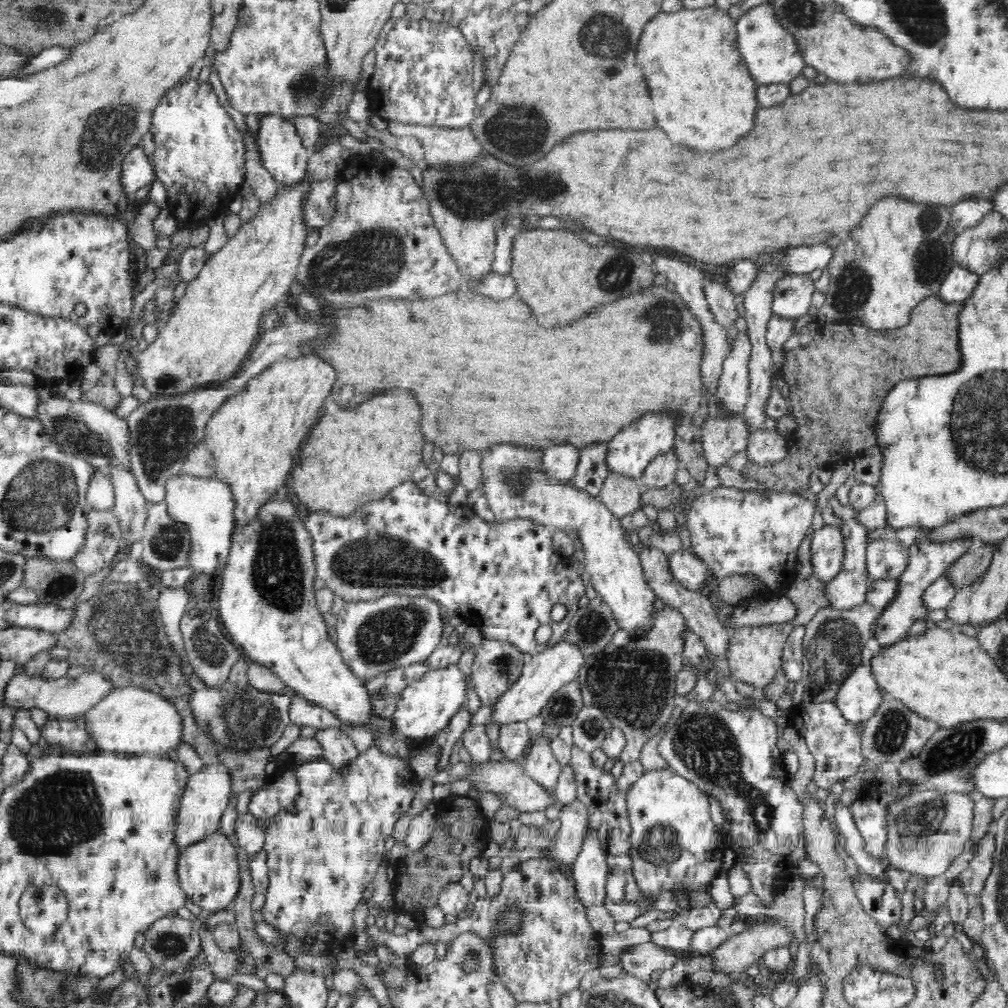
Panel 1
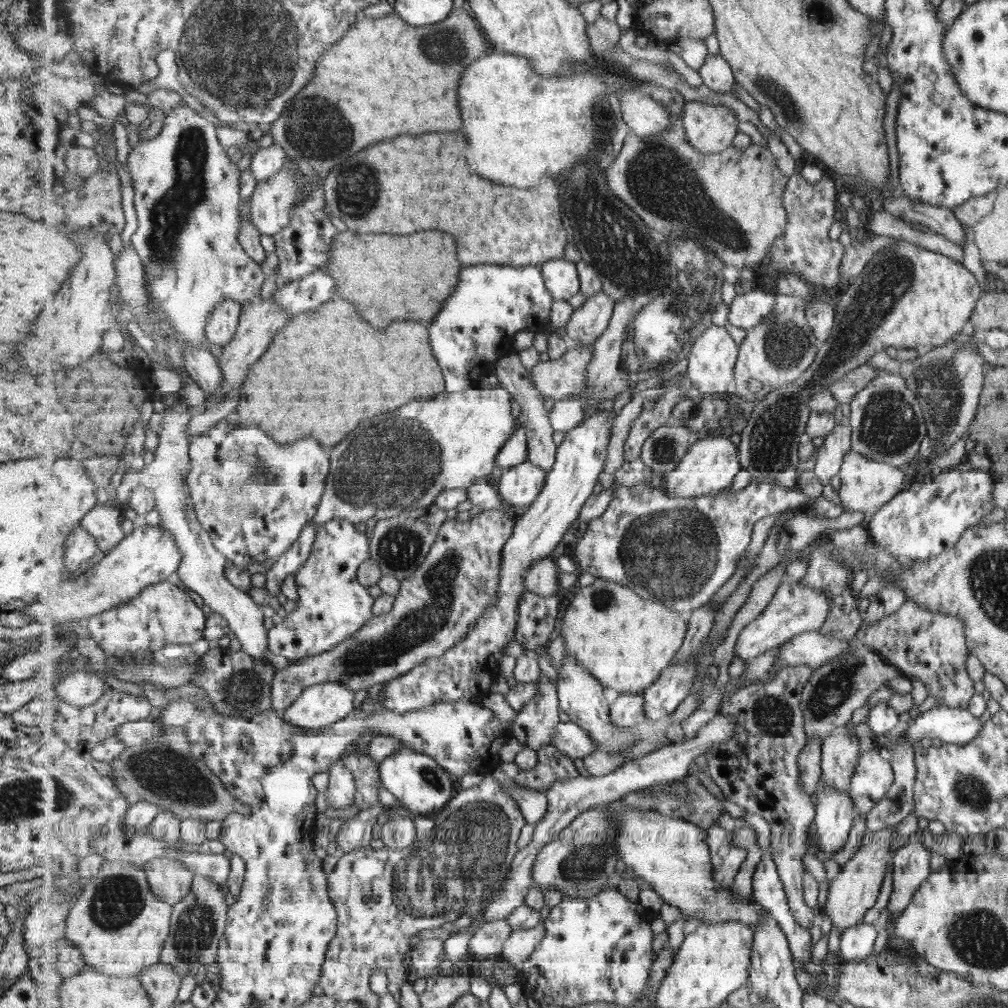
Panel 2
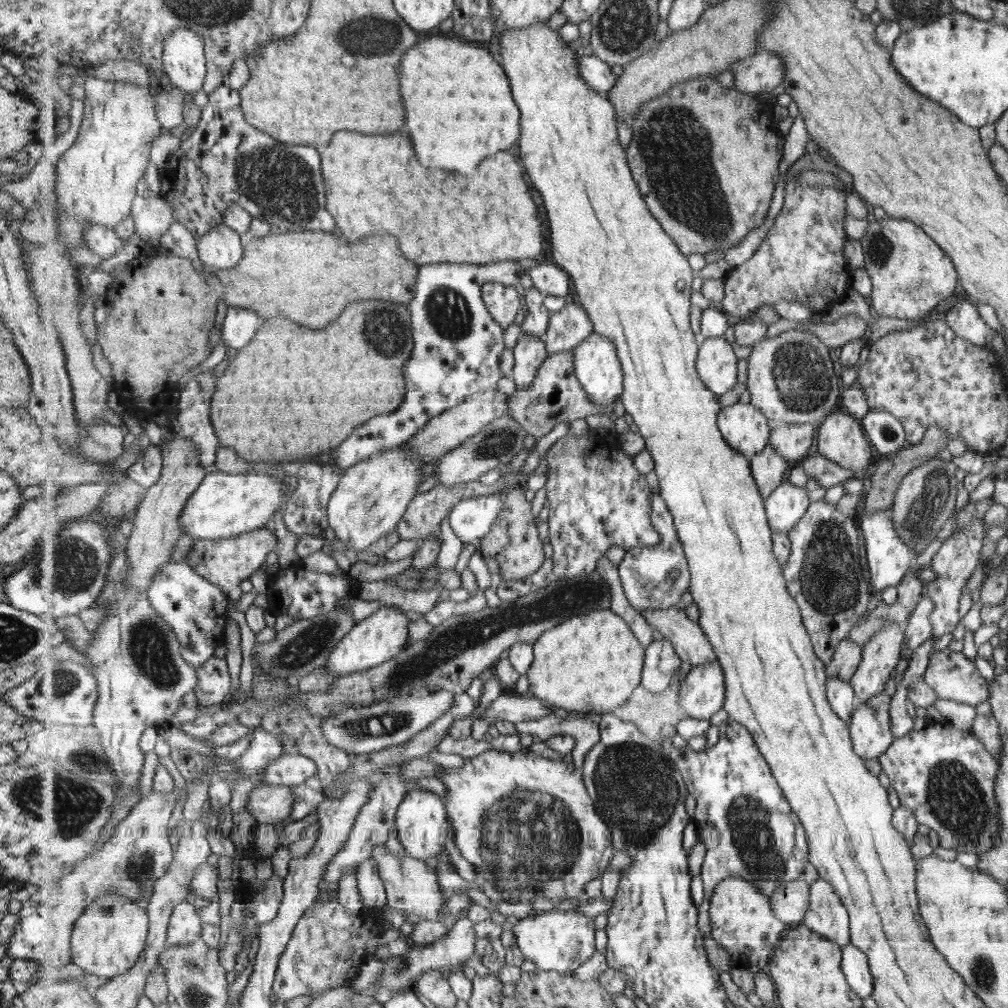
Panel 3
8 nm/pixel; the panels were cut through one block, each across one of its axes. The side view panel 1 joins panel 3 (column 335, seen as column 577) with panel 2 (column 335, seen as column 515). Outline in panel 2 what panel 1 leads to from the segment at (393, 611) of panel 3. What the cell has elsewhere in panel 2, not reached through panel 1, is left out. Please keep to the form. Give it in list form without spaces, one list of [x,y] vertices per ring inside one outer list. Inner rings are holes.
[[[333,682],[311,686],[306,689],[300,698],[289,709],[280,712],[285,722],[303,730],[328,729],[337,722],[343,721],[354,711],[355,692],[347,689],[343,684]]]

